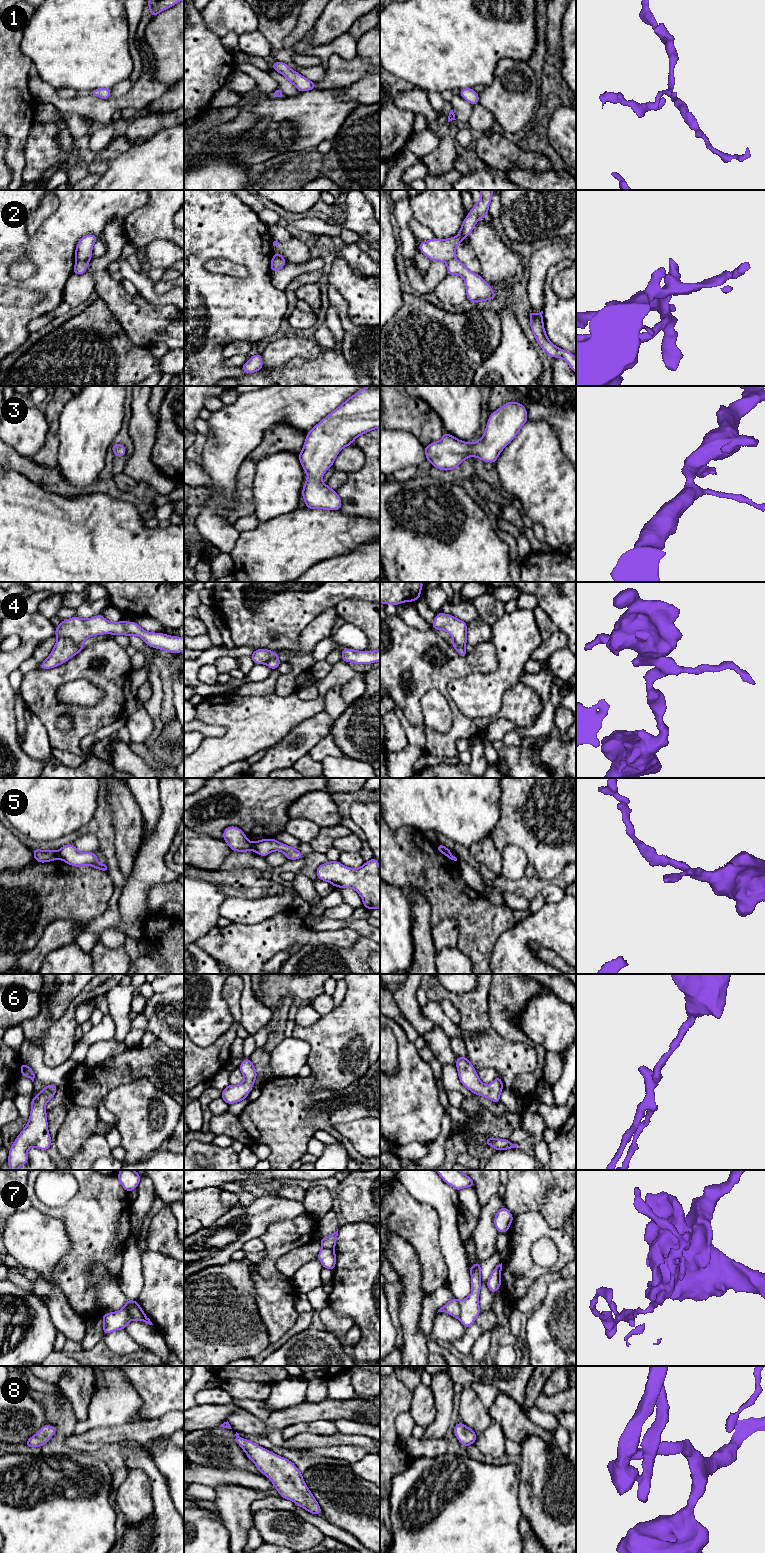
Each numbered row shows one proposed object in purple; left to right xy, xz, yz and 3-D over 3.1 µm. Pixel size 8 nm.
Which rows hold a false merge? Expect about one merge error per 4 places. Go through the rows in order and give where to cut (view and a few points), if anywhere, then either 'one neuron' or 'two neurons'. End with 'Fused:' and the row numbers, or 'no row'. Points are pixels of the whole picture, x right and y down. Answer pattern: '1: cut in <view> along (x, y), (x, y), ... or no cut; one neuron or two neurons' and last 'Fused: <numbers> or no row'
1: no cut; one neuron
2: cut in xy along (76, 258), (88, 261); two neurons
3: no cut; one neuron
4: cut in xy along (58, 636), (66, 636), (75, 642), (82, 643); two neurons
5: cut in xy along (56, 851), (58, 858); two neurons
6: no cut; one neuron
7: cut in xy along (137, 1302), (129, 1309), (133, 1319); two neurons
8: no cut; one neuron
Fused: 2, 4, 5, 7

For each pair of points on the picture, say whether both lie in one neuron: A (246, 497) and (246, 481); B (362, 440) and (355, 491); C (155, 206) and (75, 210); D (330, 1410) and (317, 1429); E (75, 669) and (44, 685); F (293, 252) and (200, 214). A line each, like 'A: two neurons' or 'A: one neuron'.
A: one neuron
B: one neuron
C: two neurons
D: two neurons
E: one neuron
F: two neurons

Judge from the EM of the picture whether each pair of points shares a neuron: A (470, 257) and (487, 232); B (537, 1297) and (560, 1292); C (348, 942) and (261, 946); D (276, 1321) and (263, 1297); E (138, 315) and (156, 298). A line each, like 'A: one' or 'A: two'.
A: two
B: two
C: one
D: one
E: two

